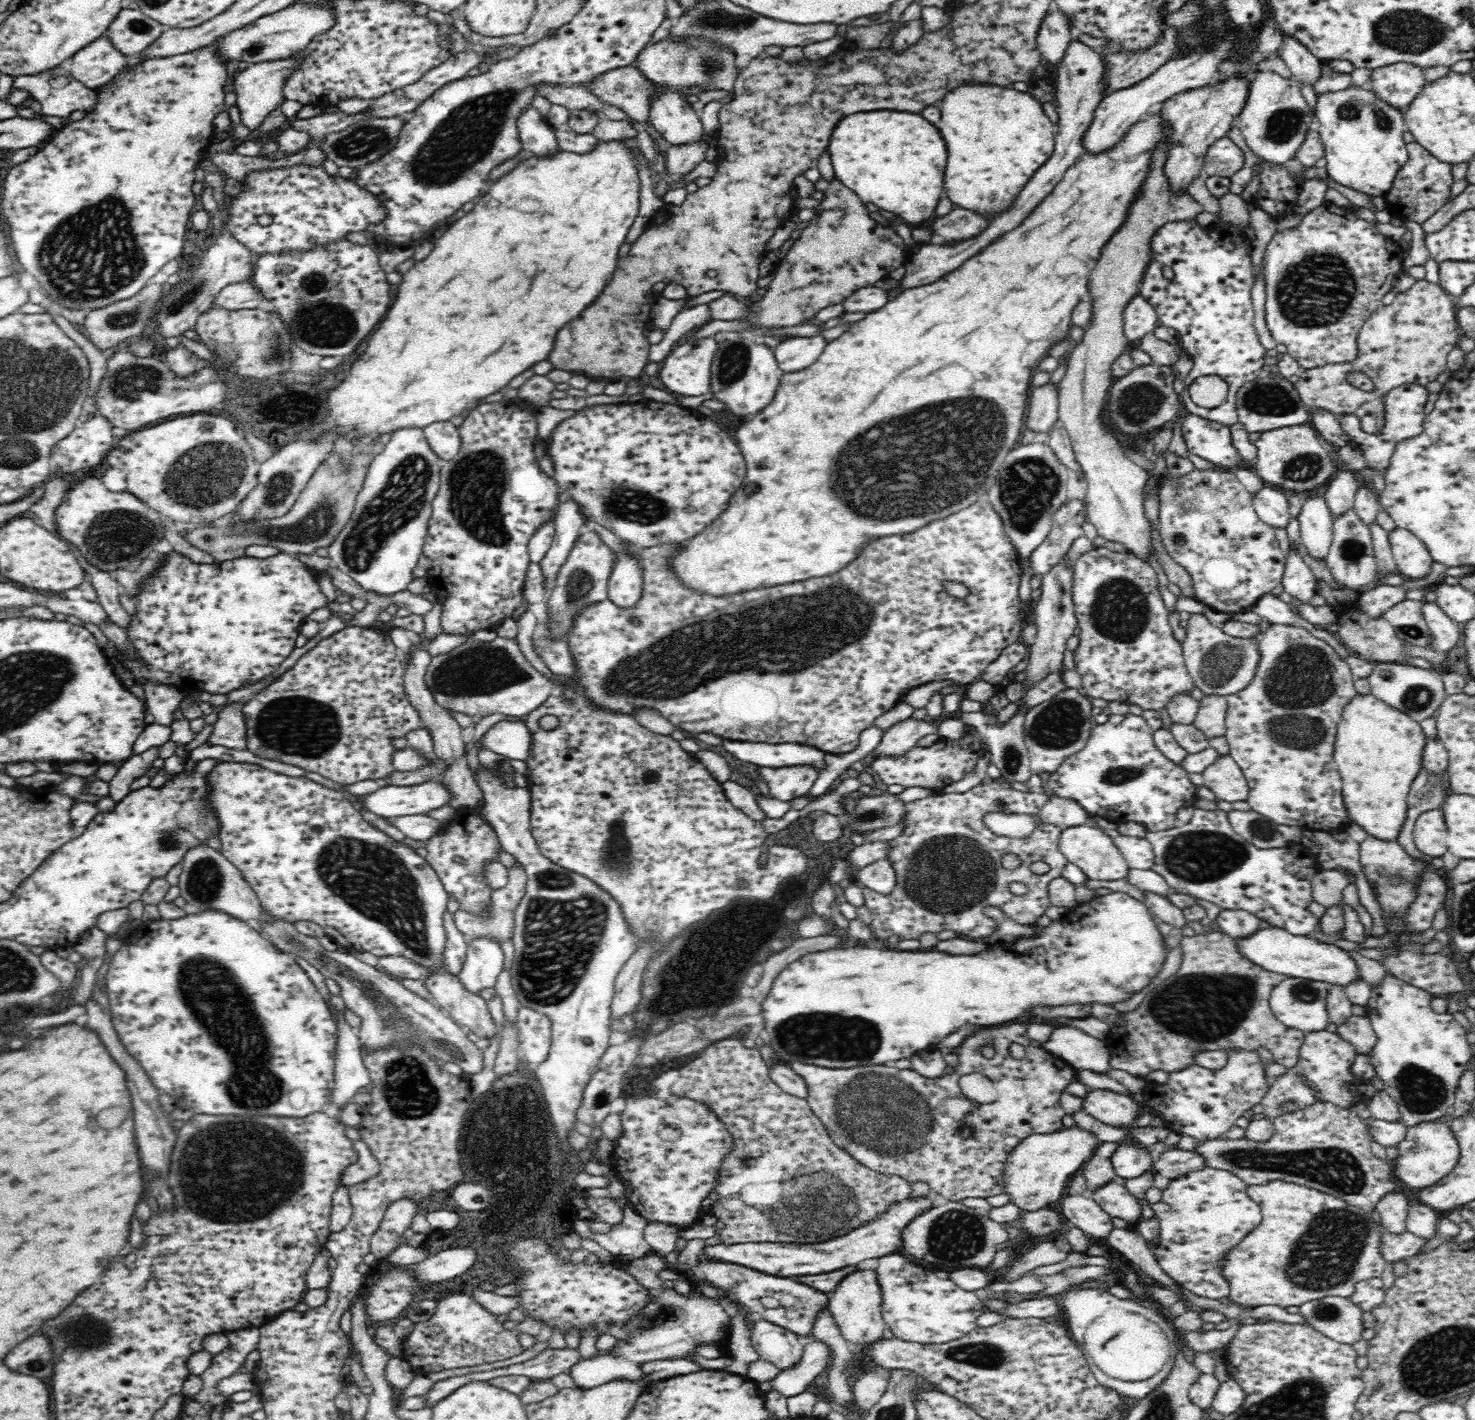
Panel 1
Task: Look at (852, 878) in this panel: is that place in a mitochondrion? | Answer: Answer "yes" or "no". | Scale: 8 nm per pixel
no

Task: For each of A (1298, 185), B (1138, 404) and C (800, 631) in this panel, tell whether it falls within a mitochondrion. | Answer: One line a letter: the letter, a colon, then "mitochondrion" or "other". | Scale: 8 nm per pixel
A: other
B: mitochondrion
C: mitochondrion

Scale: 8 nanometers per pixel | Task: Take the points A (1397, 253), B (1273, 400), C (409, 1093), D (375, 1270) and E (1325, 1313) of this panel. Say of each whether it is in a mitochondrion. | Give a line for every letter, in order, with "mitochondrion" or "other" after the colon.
A: other
B: mitochondrion
C: mitochondrion
D: other
E: mitochondrion

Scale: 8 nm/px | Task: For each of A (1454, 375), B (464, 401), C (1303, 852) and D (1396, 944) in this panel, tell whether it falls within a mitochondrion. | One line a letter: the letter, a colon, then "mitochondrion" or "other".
A: other
B: other
C: other
D: other

